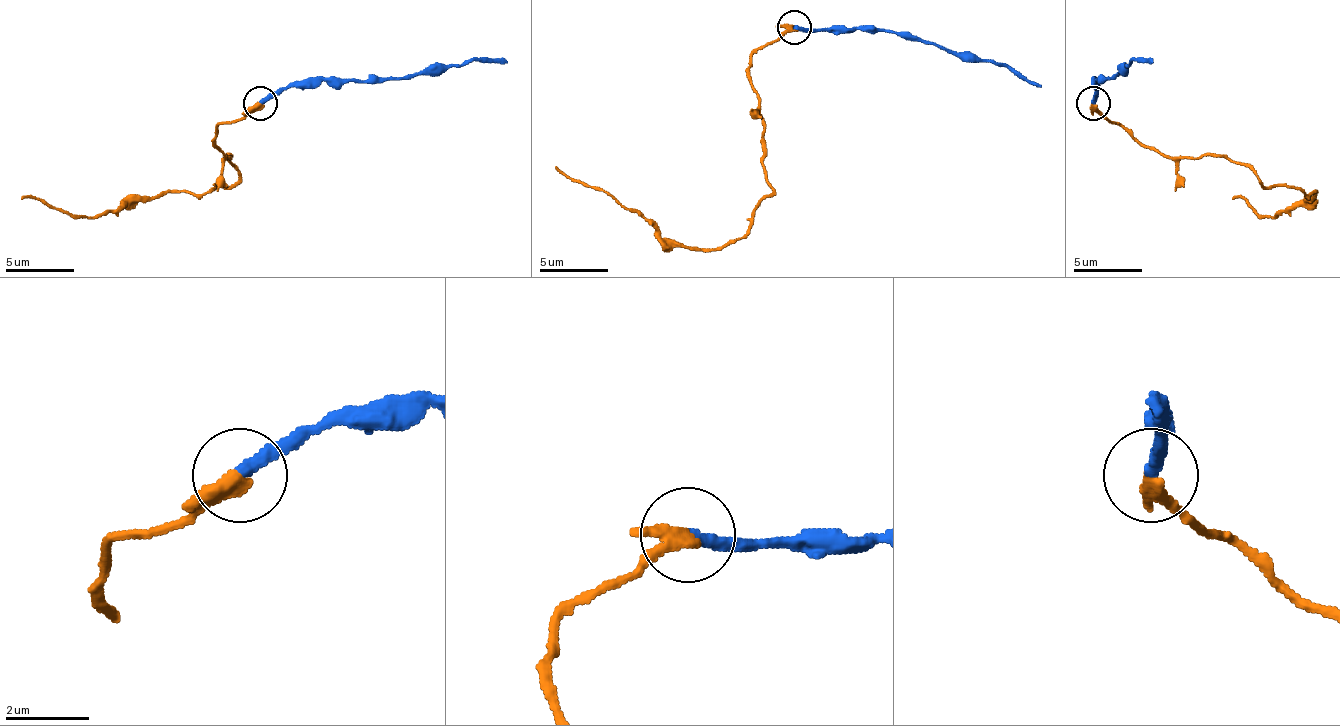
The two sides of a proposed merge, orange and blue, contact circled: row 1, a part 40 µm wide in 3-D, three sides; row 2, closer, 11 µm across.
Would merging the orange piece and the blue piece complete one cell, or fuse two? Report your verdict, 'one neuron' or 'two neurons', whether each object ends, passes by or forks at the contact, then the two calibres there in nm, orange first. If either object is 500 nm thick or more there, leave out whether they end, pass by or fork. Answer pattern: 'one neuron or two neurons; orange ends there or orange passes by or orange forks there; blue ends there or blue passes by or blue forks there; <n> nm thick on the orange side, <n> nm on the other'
two neurons; orange passes by; blue ends there; 280 nm thick on the orange side, 320 nm on the other

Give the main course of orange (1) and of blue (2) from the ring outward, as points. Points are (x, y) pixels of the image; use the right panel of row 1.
1: (1092, 102), (1161, 154), (1222, 154), (1267, 188), (1315, 192), (1281, 216), (1260, 216), (1233, 195)
2: (1092, 102), (1099, 82), (1130, 61), (1154, 61)

